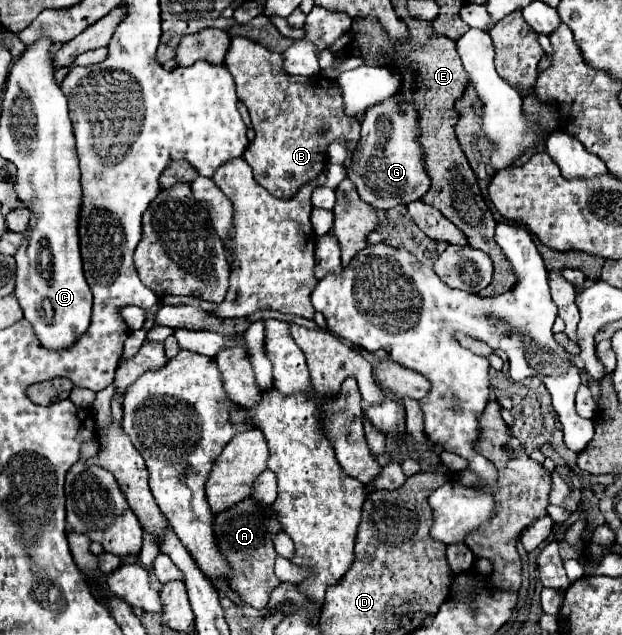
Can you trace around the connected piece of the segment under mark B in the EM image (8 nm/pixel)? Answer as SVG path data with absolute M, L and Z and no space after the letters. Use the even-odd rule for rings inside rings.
M234 37L232 45L226 53L226 67L232 73L234 81L236 81L236 91L238 91L238 99L248 107L250 117L252 117L252 127L254 127L254 141L246 147L242 159L252 167L254 171L254 179L266 189L270 191L274 197L278 199L292 199L302 185L318 179L320 173L326 171L328 159L326 159L326 149L330 143L334 141L342 141L348 146L348 156L344 163L345 167L349 167L353 157L353 153L360 141L361 123L354 117L344 113L344 101L342 101L342 91L340 85L324 75L314 75L314 77L294 77L288 75L282 69L282 55L280 53L272 53L266 47L244 39L244 37ZM320 127L328 127L328 131L320 131Z

